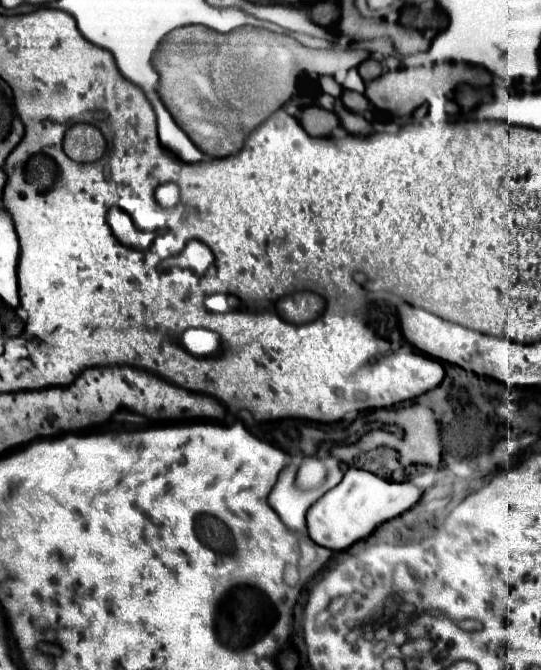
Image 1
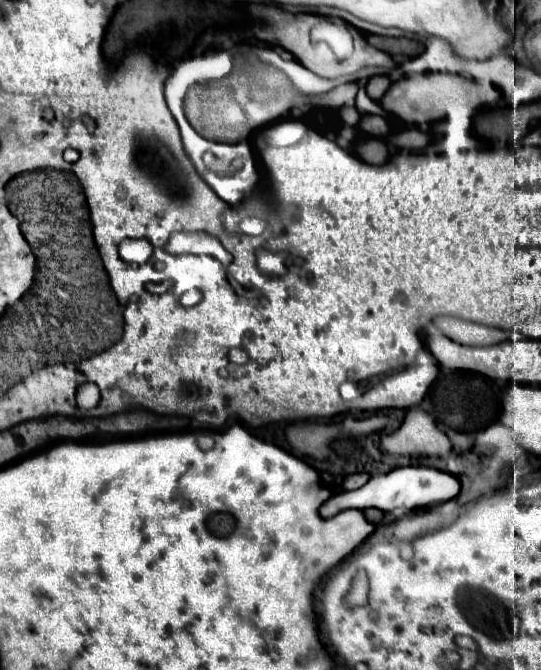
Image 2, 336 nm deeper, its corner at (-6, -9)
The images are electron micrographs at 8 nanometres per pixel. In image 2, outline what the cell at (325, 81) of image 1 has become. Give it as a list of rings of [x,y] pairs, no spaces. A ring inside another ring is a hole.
[[[341,107],[341,109],[339,109],[339,115],[341,115],[341,119],[343,119],[347,125],[351,125],[351,127],[355,127],[355,125],[359,123],[359,119],[361,119],[361,113],[359,113],[355,107]]]

